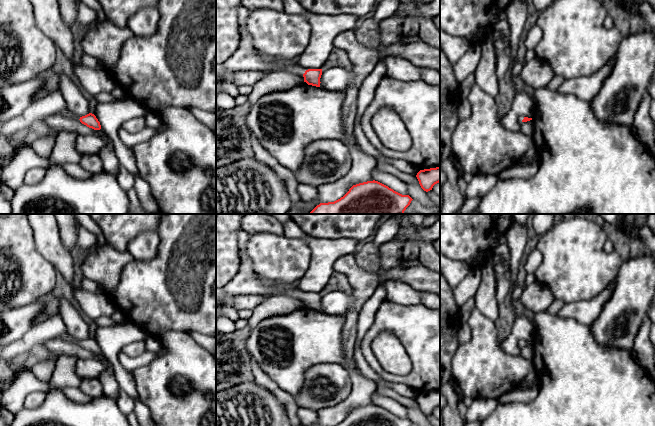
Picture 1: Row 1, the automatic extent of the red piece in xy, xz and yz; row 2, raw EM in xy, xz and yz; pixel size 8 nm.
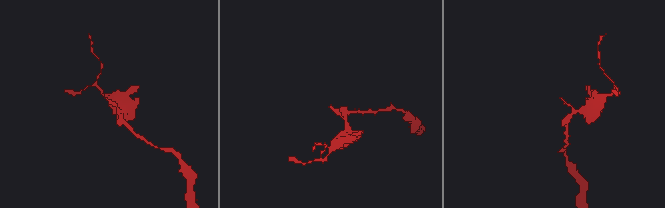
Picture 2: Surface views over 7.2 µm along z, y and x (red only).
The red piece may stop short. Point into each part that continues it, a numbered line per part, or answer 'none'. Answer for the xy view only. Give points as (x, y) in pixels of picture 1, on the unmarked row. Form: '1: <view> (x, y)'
1: xy (65, 336)

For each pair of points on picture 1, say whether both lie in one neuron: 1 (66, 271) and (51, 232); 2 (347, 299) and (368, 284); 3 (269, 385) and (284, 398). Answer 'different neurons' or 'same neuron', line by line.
1: same neuron
2: different neurons
3: same neuron

